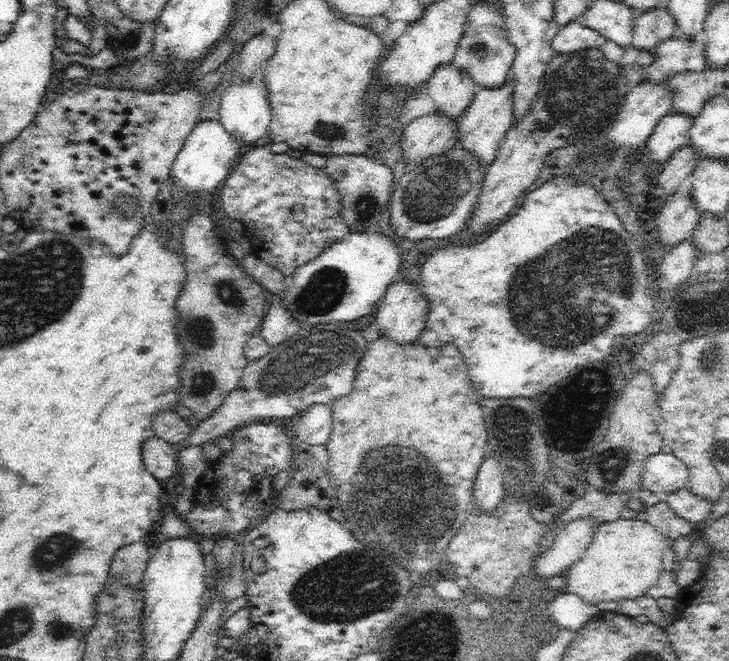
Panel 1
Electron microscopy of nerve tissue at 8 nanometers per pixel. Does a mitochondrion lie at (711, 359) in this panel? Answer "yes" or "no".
yes

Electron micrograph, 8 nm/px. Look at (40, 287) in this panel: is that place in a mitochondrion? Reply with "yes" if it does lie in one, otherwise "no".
yes

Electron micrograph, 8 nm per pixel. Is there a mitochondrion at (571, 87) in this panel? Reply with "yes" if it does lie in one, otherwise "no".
yes

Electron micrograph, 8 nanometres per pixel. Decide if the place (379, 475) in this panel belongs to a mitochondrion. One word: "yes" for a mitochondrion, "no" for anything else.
yes

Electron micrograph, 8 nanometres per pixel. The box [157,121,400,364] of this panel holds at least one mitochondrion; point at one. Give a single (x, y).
(326, 289)

